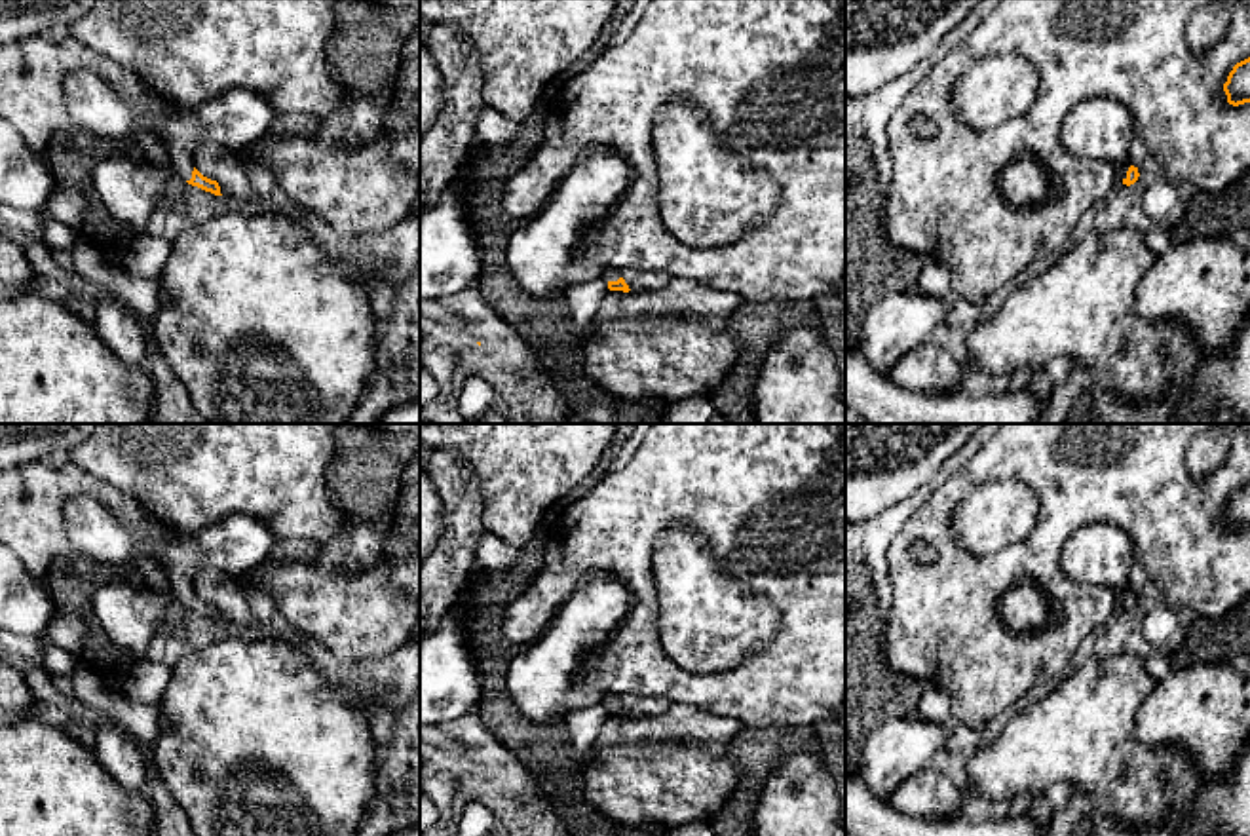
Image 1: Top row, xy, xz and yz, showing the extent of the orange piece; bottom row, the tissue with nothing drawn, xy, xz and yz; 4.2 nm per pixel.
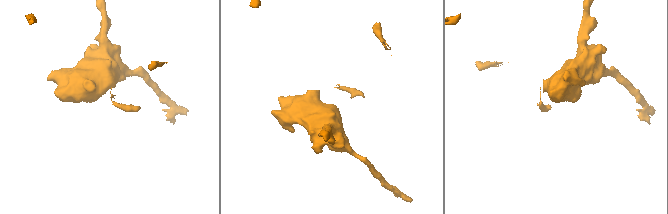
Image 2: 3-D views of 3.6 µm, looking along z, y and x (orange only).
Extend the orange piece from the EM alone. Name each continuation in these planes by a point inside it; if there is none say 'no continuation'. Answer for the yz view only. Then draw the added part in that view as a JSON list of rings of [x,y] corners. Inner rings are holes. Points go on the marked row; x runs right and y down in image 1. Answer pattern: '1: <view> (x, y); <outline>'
1: yz (1100, 128); [[[1098,95],[1077,103],[1064,116],[1058,137],[1071,154],[1109,162],[1127,179],[1128,144],[1136,133],[1130,108]]]

